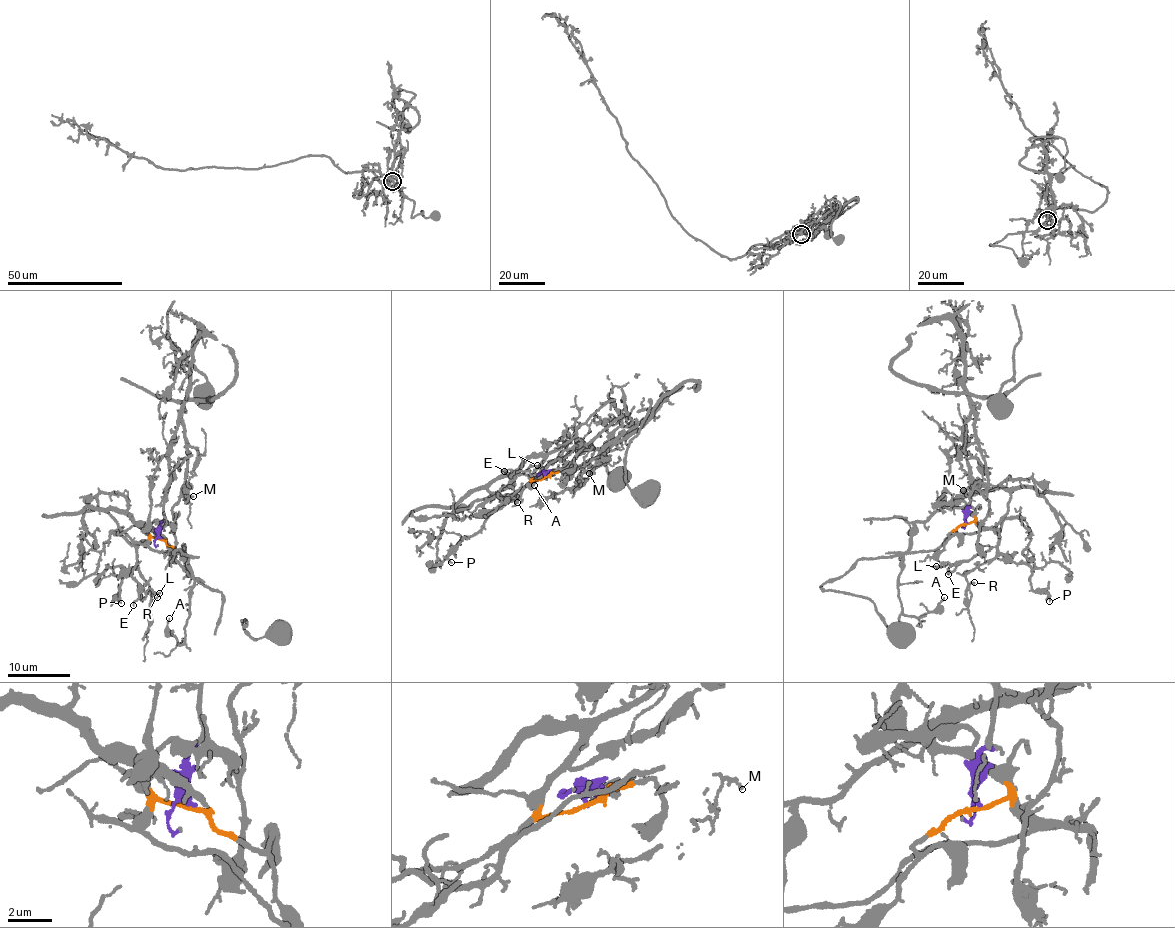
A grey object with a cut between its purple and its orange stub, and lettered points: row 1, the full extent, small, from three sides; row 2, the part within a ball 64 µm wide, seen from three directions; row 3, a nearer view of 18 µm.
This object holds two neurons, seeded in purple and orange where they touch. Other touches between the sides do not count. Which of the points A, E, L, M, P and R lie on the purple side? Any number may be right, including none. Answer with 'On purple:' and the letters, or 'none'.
On purple: M

